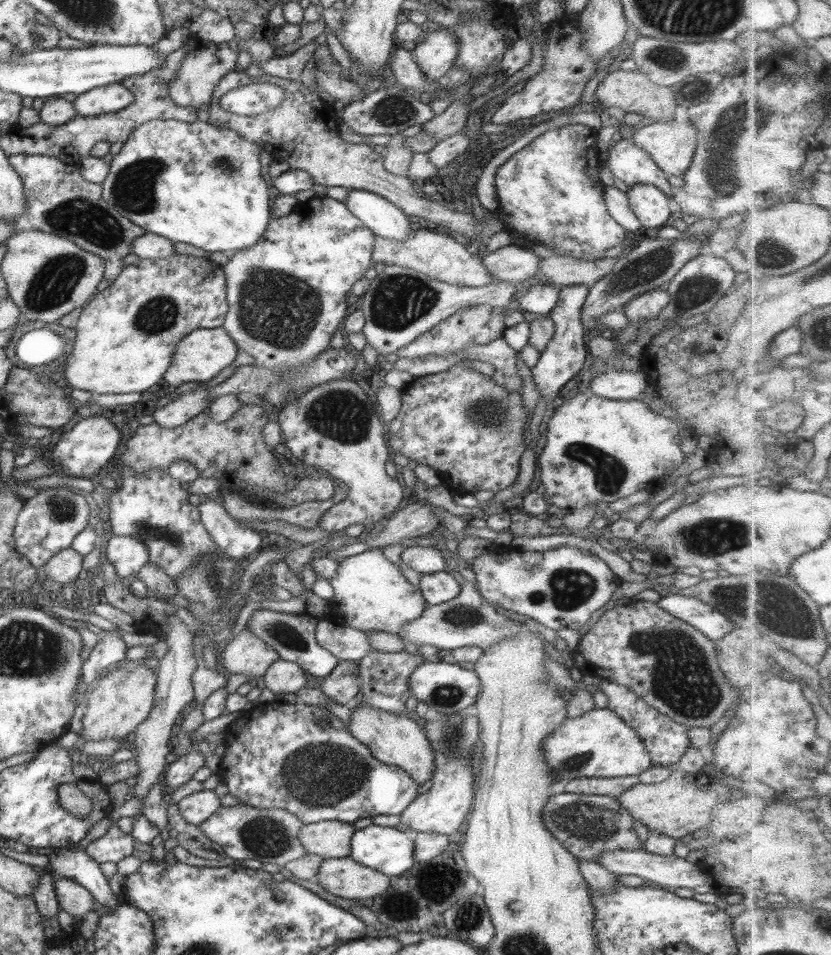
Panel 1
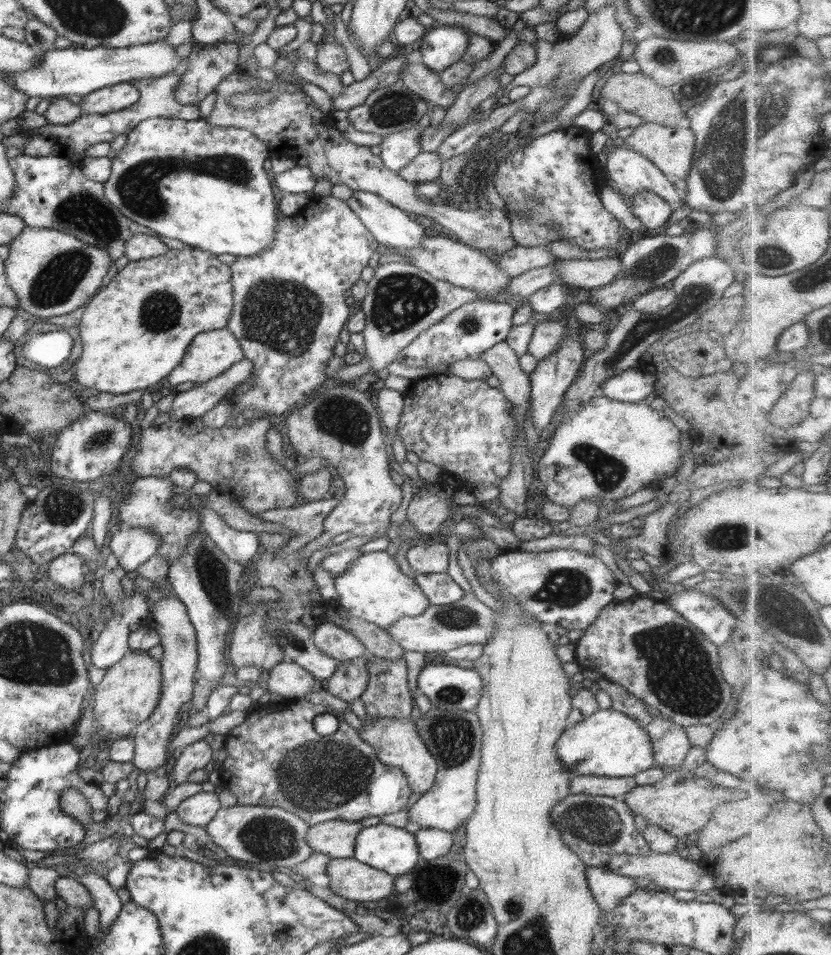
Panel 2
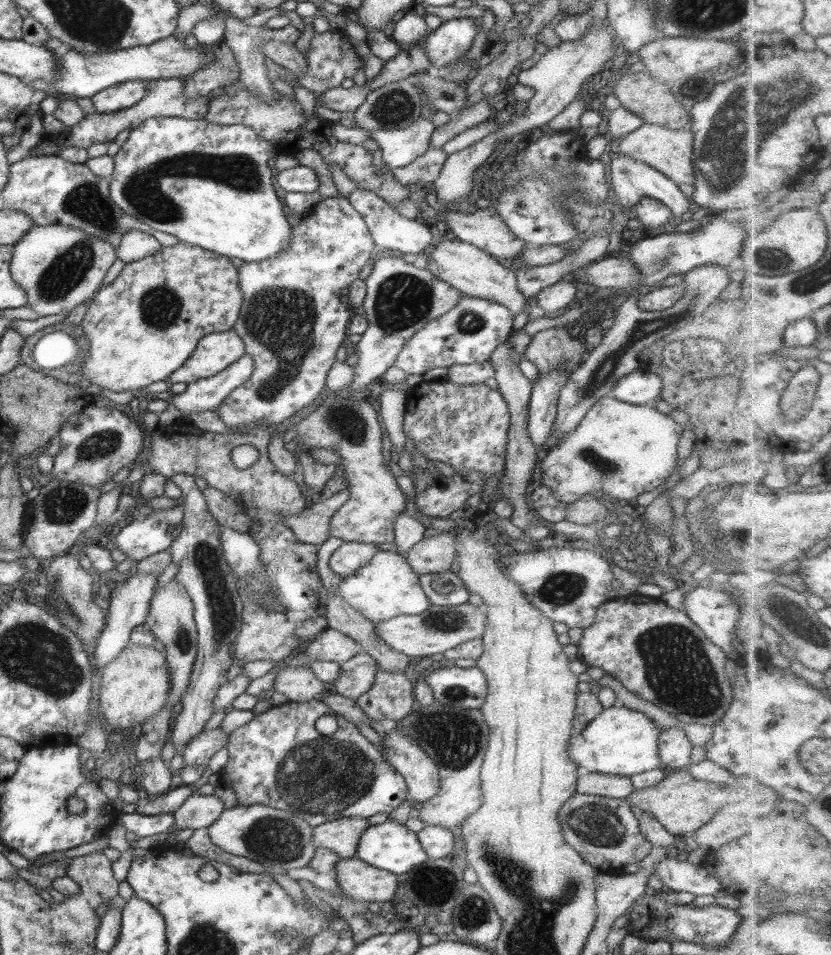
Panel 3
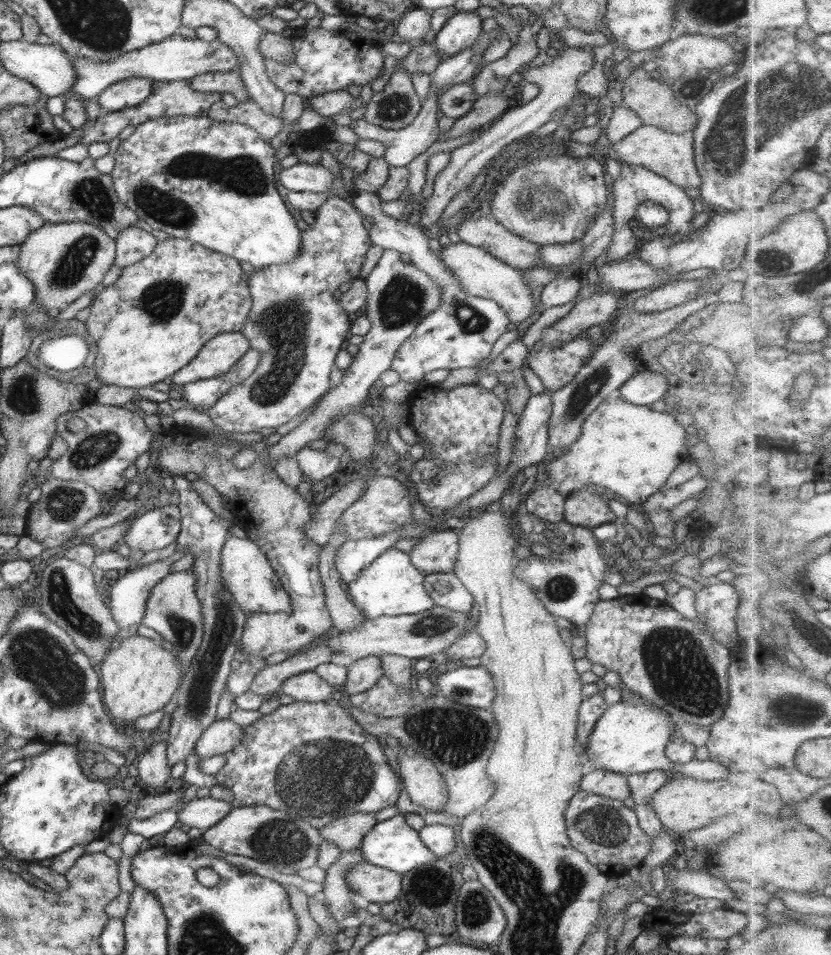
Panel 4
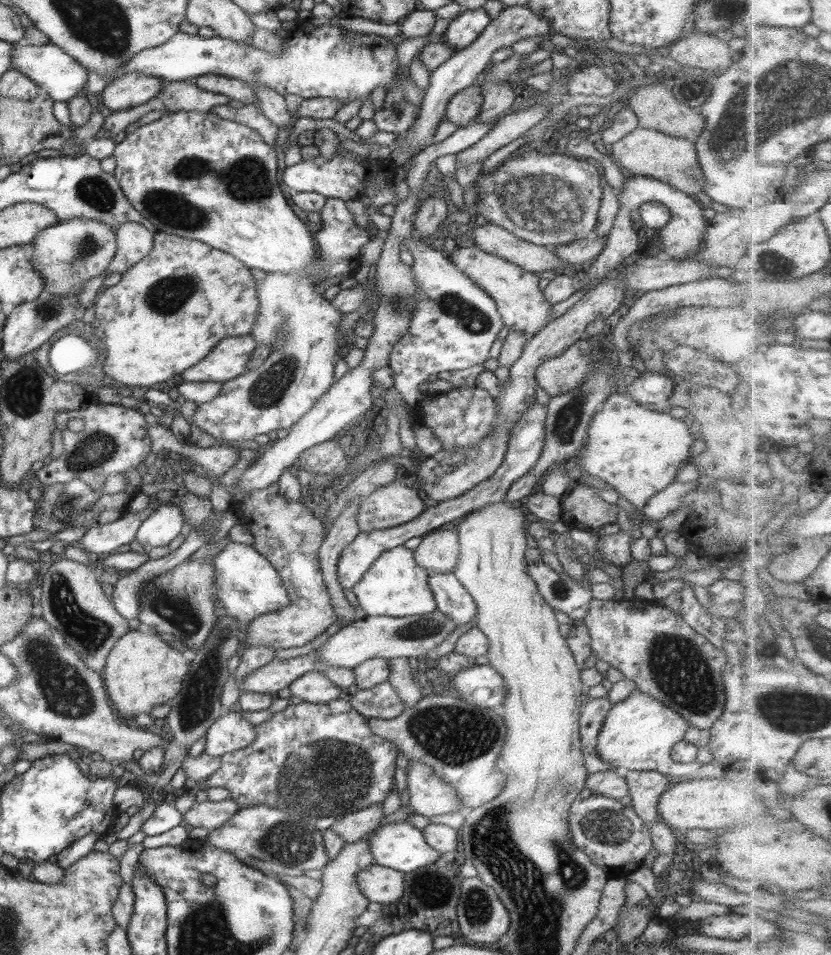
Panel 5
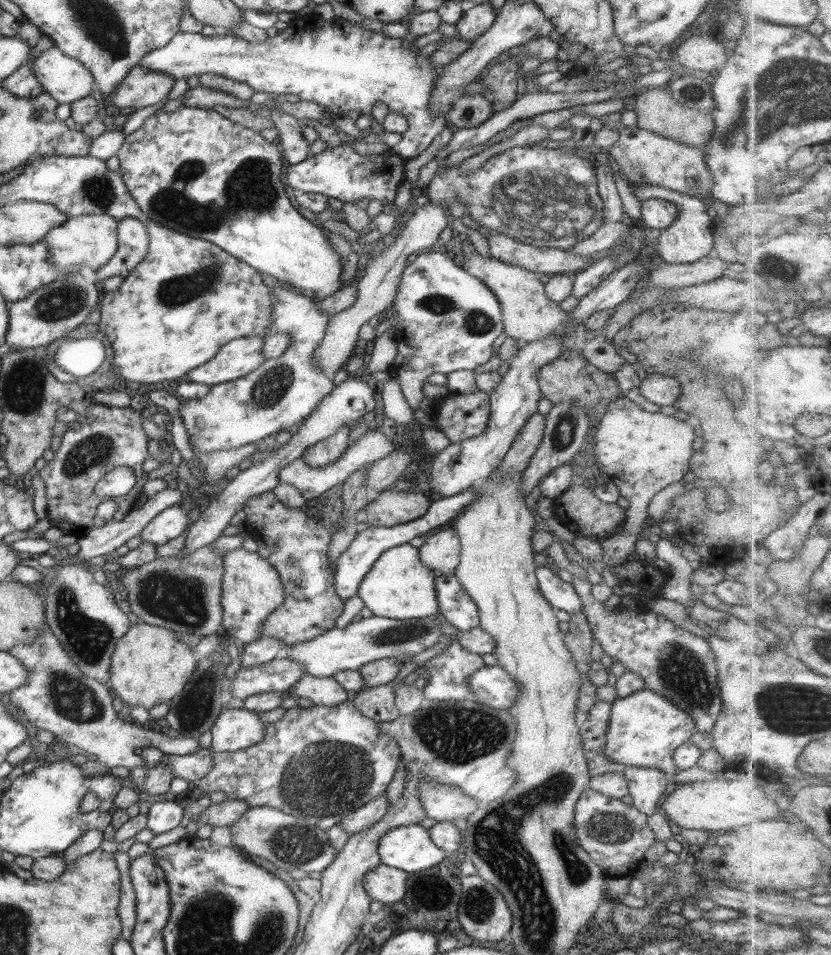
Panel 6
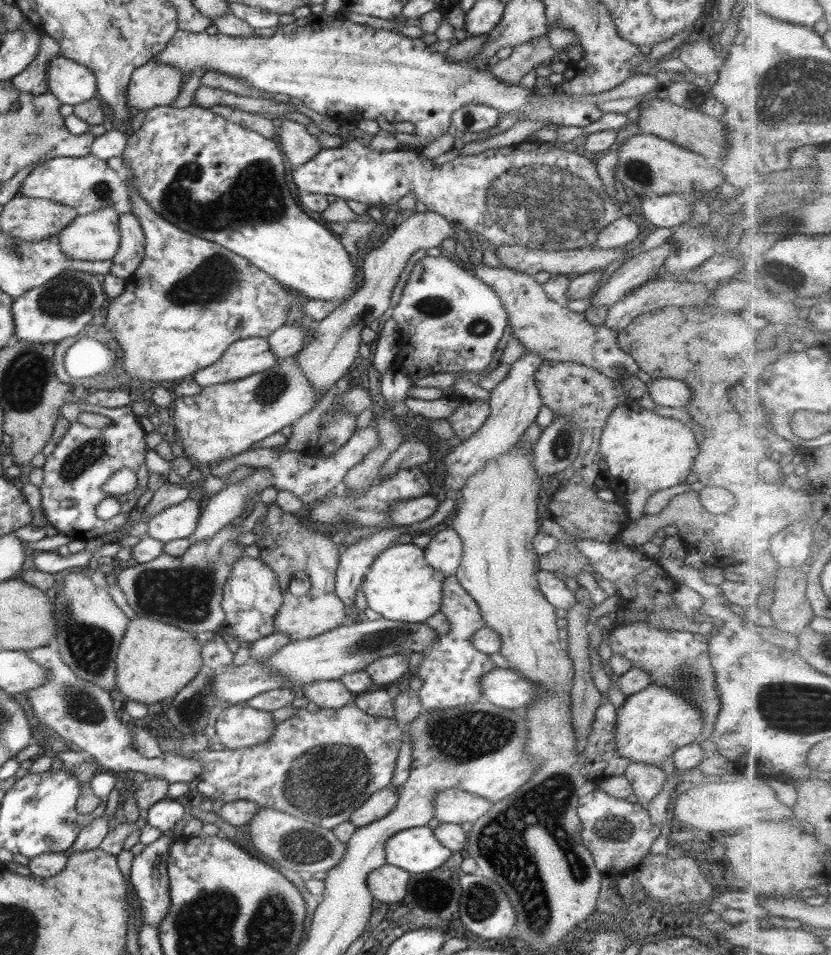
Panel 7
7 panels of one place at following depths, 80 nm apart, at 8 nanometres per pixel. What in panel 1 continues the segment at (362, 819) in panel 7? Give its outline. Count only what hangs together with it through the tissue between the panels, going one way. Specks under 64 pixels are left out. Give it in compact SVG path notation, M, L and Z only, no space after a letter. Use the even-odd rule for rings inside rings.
M338 820L305 823L298 833L304 850L324 859L346 858L351 853L350 841L357 831L353 824Z

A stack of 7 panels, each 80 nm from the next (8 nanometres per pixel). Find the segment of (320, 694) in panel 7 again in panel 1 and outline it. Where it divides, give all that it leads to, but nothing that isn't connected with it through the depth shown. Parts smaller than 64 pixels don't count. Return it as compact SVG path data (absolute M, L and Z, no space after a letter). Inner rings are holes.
M276 660L264 674L264 686L276 696L296 694L306 686L306 671L298 664Z

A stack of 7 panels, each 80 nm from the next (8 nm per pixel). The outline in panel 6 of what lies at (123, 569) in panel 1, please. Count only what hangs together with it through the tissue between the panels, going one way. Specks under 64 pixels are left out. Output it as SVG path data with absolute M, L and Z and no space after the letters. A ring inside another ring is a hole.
M179 504L168 507L164 509L164 512L160 512L156 518L153 520L141 531L139 536L142 537L142 543L148 542L154 545L162 545L174 540L180 536L180 534L185 535L186 529L189 522L189 512L184 512L182 507Z

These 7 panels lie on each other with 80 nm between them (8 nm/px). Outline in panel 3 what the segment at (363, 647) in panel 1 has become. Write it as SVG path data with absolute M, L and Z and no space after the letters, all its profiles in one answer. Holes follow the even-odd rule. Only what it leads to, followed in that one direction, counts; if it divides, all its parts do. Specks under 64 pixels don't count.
M326 627L312 642L307 644L302 655L294 655L285 663L292 666L307 666L316 660L341 664L361 652L361 646L353 638L335 628Z

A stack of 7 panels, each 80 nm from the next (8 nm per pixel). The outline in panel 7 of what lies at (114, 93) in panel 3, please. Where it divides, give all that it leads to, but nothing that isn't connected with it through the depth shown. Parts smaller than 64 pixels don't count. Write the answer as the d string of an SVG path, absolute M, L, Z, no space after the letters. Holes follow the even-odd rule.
M154 59L144 66L136 68L136 71L132 72L130 84L128 84L128 90L126 91L128 107L133 108L134 111L146 112L155 107L172 106L184 85L182 74L184 73L180 73L176 67L162 65Z

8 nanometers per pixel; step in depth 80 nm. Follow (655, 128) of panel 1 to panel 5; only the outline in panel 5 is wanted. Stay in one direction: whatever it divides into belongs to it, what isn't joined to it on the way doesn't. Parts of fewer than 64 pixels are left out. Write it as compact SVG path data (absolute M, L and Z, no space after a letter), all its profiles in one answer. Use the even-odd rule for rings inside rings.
M639 126L618 142L609 145L608 149L611 159L624 172L628 172L628 175L656 178L690 196L695 196L706 188L704 173L697 160L695 143L690 139L668 136L663 132Z

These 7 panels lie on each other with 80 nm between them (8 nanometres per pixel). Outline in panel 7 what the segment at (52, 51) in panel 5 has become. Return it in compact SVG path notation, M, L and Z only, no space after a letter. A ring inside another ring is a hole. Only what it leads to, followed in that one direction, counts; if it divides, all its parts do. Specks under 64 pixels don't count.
M60 56L48 64L48 91L60 100L62 105L84 104L94 98L96 76L80 64Z

